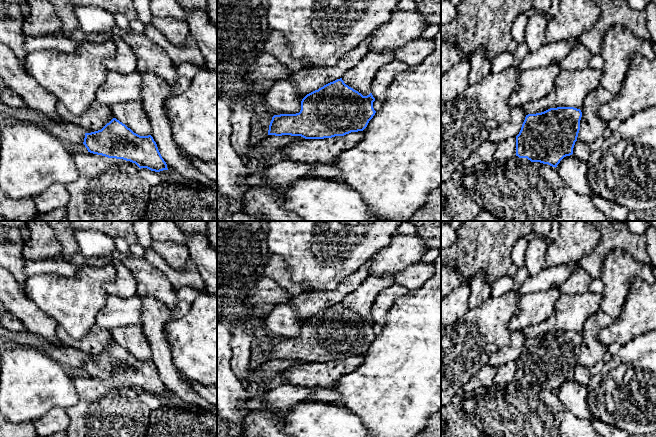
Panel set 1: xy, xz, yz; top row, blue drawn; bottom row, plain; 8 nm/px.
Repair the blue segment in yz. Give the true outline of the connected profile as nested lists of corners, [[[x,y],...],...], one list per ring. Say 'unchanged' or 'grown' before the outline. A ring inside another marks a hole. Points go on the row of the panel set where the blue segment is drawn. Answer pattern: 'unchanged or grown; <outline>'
unchanged; [[[574,107],[550,108],[541,113],[526,115],[521,130],[516,136],[516,156],[556,168],[564,157],[573,154],[581,117],[581,110]]]

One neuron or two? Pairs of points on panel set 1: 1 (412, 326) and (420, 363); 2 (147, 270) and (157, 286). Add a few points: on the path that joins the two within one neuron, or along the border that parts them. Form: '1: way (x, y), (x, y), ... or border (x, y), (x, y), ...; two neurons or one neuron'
1: way (420, 335), (420, 354); one neuron
2: way (147, 274), (153, 282); one neuron

